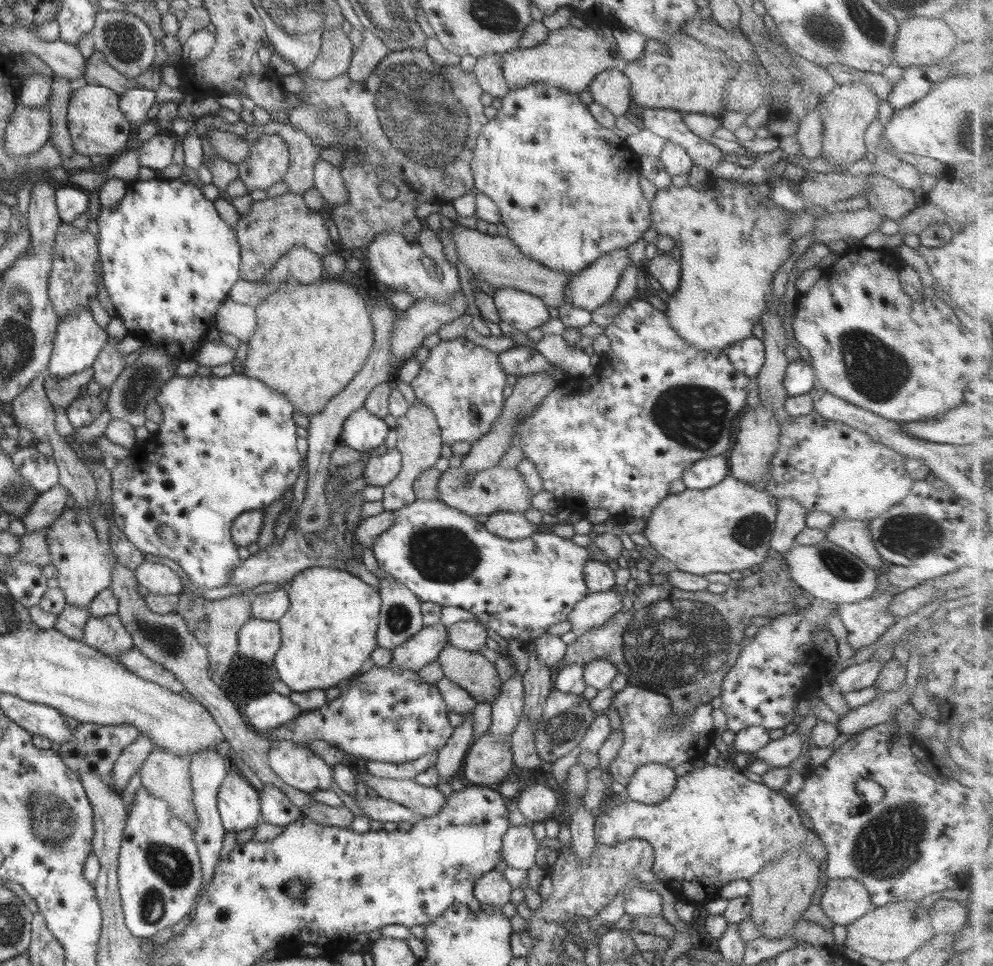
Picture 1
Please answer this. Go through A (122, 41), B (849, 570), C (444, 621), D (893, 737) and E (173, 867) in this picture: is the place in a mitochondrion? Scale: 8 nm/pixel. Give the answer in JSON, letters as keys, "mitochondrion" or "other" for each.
{"A":"mitochondrion","B":"mitochondrion","C":"other","D":"other","E":"mitochondrion"}

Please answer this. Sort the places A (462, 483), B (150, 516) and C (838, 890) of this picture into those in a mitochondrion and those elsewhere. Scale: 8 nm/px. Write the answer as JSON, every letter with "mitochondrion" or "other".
{"A":"mitochondrion","B":"other","C":"mitochondrion"}

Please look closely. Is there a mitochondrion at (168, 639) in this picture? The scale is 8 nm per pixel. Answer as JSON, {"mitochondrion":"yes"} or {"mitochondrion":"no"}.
{"mitochondrion":"yes"}

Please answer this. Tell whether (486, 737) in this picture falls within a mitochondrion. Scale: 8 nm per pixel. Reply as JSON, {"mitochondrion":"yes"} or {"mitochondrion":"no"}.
{"mitochondrion":"no"}

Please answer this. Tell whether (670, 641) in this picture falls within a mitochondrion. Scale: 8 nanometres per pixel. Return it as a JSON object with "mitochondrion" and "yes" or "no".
{"mitochondrion":"yes"}

